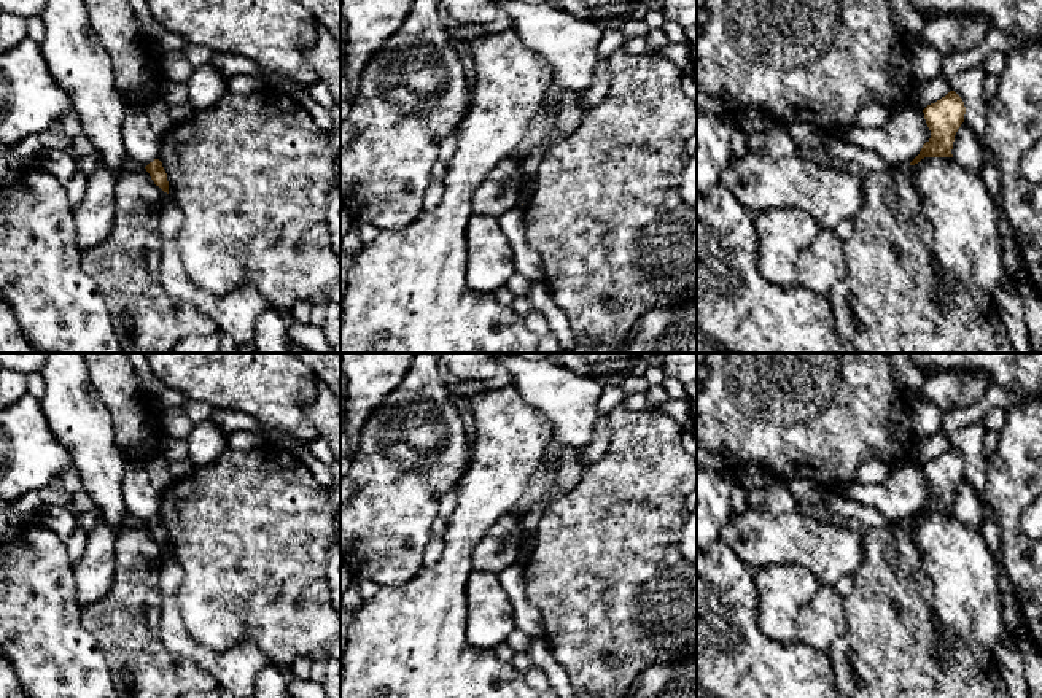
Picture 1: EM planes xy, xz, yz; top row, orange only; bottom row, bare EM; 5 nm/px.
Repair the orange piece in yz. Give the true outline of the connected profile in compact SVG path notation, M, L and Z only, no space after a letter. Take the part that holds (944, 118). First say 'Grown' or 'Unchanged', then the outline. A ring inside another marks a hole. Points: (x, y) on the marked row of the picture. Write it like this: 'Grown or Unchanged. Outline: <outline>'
Unchanged. Outline: M950 91L935 103L927 105L923 113L931 138L923 145L910 165L918 164L924 157L953 157L953 142L964 122L966 107L962 99L955 91Z

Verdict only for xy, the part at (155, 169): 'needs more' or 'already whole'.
already whole

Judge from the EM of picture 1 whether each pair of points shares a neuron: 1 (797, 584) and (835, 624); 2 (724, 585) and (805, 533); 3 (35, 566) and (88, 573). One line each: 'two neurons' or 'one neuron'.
1: two neurons
2: two neurons
3: two neurons

